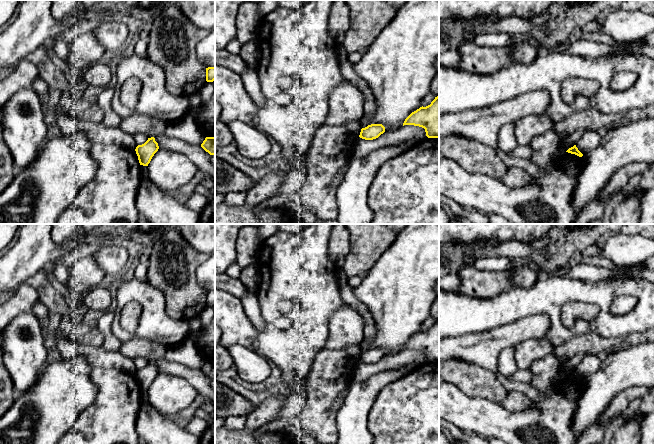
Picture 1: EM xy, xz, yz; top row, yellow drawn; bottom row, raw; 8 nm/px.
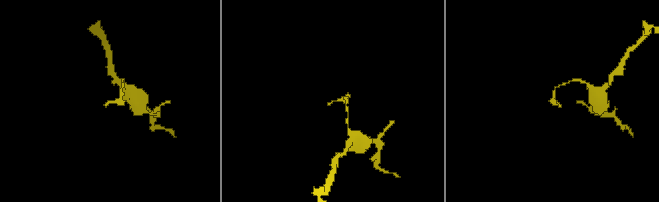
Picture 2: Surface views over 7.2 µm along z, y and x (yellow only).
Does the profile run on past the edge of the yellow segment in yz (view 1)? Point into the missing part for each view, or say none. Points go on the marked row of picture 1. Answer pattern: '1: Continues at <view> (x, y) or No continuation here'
1: No continuation here

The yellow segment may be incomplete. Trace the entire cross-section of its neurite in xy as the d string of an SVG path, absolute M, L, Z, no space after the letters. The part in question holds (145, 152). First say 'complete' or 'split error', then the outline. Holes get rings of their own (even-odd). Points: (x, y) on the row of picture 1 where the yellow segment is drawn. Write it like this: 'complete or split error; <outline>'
complete; M154 137L148 138L144 144L138 145L135 151L138 156L140 165L148 166L158 149L159 146Z

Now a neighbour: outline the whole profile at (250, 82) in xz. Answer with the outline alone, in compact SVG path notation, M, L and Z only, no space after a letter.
M246 65L244 73L241 75L242 84L250 98L255 102L257 106L263 106L265 99L260 92L260 85L256 69Z

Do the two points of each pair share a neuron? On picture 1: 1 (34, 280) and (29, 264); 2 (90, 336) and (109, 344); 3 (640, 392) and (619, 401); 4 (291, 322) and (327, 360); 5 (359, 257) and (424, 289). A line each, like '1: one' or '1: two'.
1: two
2: two
3: one
4: two
5: two

